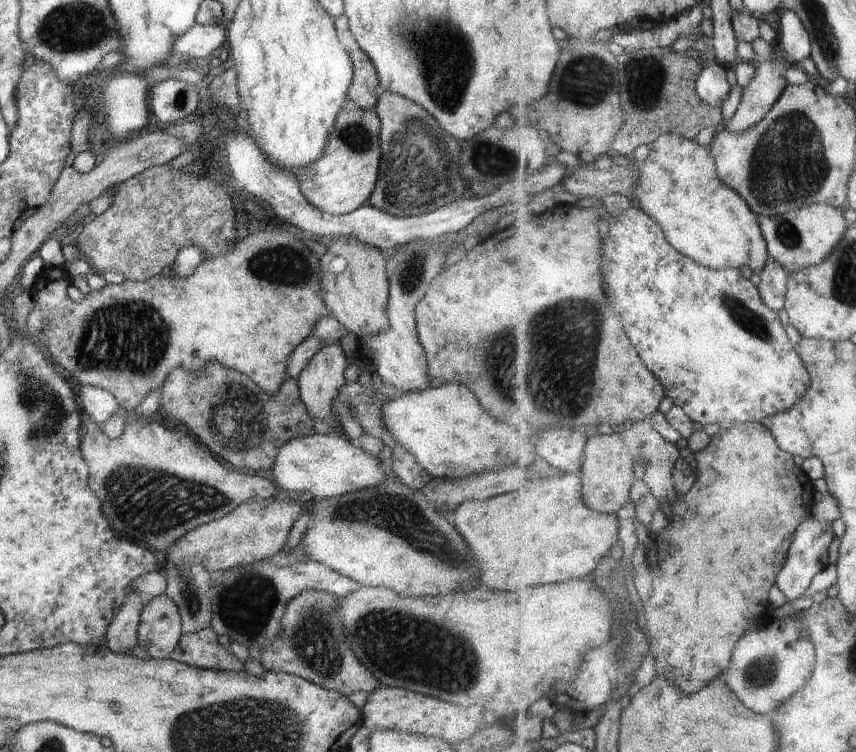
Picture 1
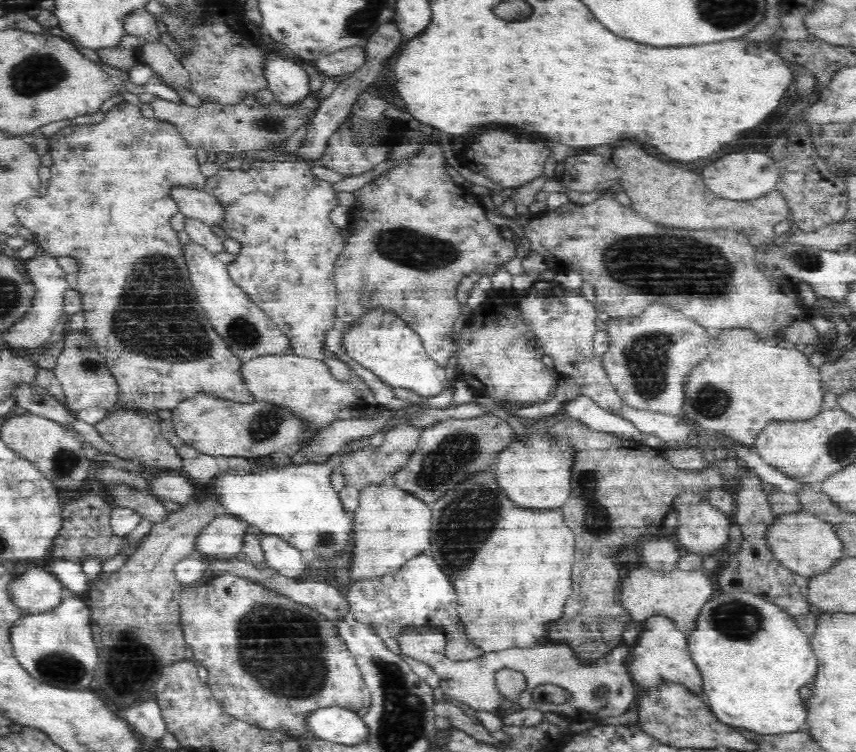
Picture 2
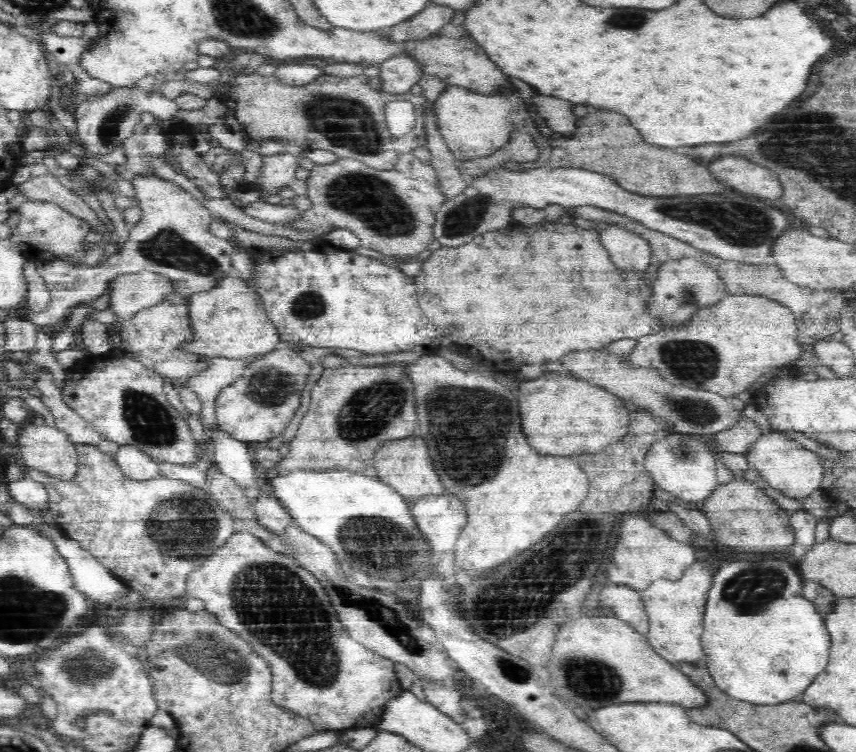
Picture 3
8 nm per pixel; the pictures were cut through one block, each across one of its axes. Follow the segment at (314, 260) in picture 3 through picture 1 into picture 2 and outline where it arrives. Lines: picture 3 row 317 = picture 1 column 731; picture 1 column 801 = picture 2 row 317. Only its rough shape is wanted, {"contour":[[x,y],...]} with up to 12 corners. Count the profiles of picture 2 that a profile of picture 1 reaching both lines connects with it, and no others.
{"contour":[[362,310],[342,352],[390,387],[444,390],[445,366],[394,310]]}

